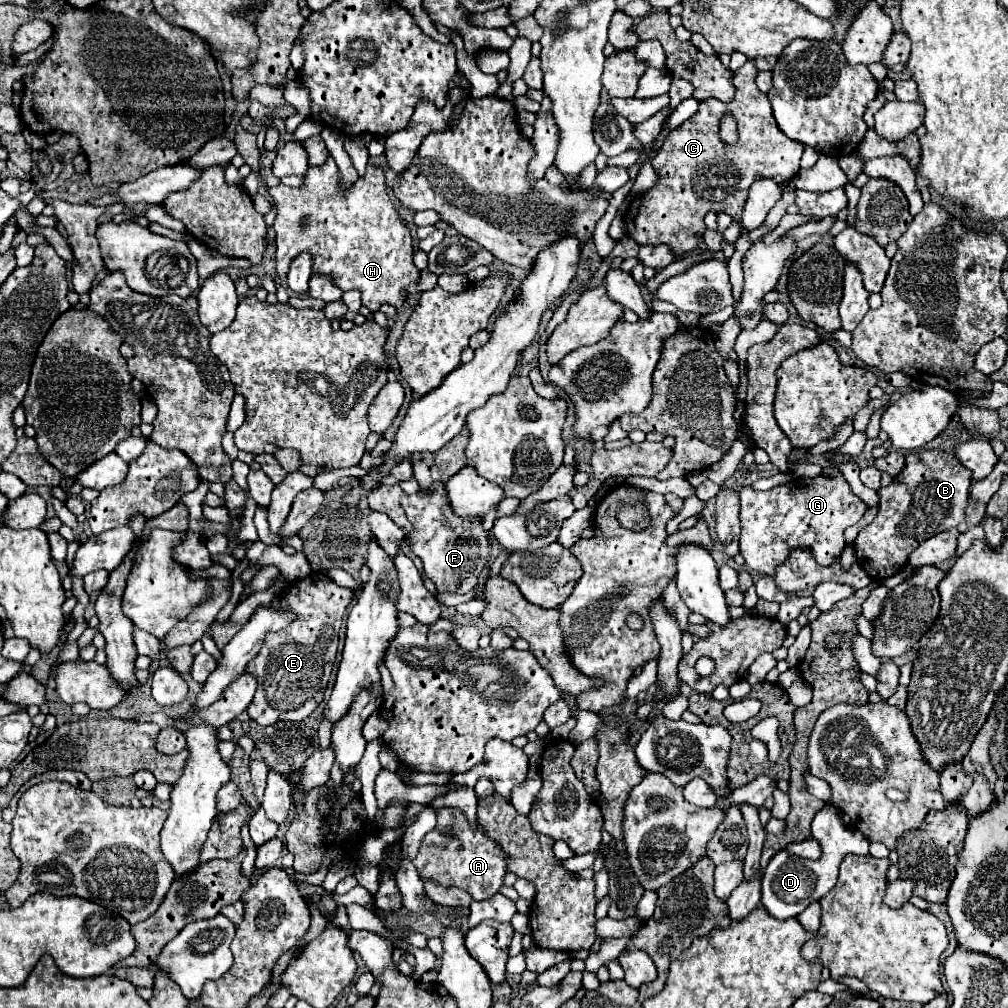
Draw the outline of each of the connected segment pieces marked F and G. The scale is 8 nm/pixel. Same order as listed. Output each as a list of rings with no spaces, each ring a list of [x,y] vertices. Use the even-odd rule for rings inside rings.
[[[434,485],[434,493],[414,493],[400,499],[410,523],[414,525],[412,533],[406,533],[406,541],[412,547],[414,555],[422,559],[428,579],[436,585],[436,591],[448,593],[468,593],[478,583],[478,573],[490,561],[490,541],[488,533],[482,529],[480,517],[458,517],[450,509],[446,497],[446,485]]]
[[[818,475],[814,479],[796,477],[790,483],[770,491],[754,491],[752,487],[742,487],[740,503],[740,551],[746,559],[744,567],[760,575],[774,575],[776,567],[784,563],[798,547],[808,549],[818,565],[832,565],[846,547],[846,527],[856,525],[868,509],[868,505],[852,493],[848,481],[842,475]]]

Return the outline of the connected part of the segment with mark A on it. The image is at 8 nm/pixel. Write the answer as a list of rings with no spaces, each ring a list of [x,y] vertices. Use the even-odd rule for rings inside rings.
[[[442,807],[438,809],[438,825],[434,831],[430,831],[422,845],[420,853],[414,859],[414,865],[424,879],[434,879],[442,885],[460,887],[464,891],[470,891],[474,901],[484,901],[498,893],[498,889],[504,883],[506,875],[506,853],[484,835],[484,831],[476,825],[470,827],[468,819],[460,809],[454,807]],[[442,827],[452,827],[454,837],[446,837],[440,833]]]

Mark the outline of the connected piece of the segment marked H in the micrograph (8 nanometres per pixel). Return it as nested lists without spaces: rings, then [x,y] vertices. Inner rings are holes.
[[[328,157],[326,163],[320,167],[308,167],[304,175],[304,183],[300,187],[294,189],[294,187],[278,185],[278,187],[270,187],[268,195],[272,205],[276,205],[276,211],[278,211],[272,229],[276,231],[276,269],[280,279],[288,275],[290,263],[300,251],[310,251],[314,255],[312,271],[332,277],[334,285],[338,285],[342,291],[350,291],[350,289],[362,291],[362,303],[370,311],[378,311],[380,305],[384,303],[390,303],[396,309],[402,307],[404,287],[408,287],[410,283],[418,283],[420,271],[412,263],[412,255],[414,255],[412,235],[408,227],[400,221],[398,211],[392,207],[392,201],[384,187],[382,169],[368,165],[364,179],[360,177],[358,183],[342,191],[338,187],[338,167],[334,159]]]

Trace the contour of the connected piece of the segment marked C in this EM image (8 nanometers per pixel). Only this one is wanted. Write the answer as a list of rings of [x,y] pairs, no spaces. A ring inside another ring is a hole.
[[[746,61],[732,75],[736,95],[730,103],[706,99],[686,123],[672,129],[664,139],[662,149],[652,159],[658,175],[656,185],[638,195],[624,215],[628,235],[634,241],[640,245],[668,245],[674,255],[694,251],[698,249],[696,237],[706,231],[704,215],[708,211],[728,213],[734,221],[740,221],[742,227],[744,203],[754,181],[768,177],[782,185],[798,173],[804,145],[786,139],[778,129],[768,97],[756,87],[756,75],[756,63]],[[726,113],[732,113],[738,123],[740,139],[736,145],[726,145],[718,137],[720,119]]]

